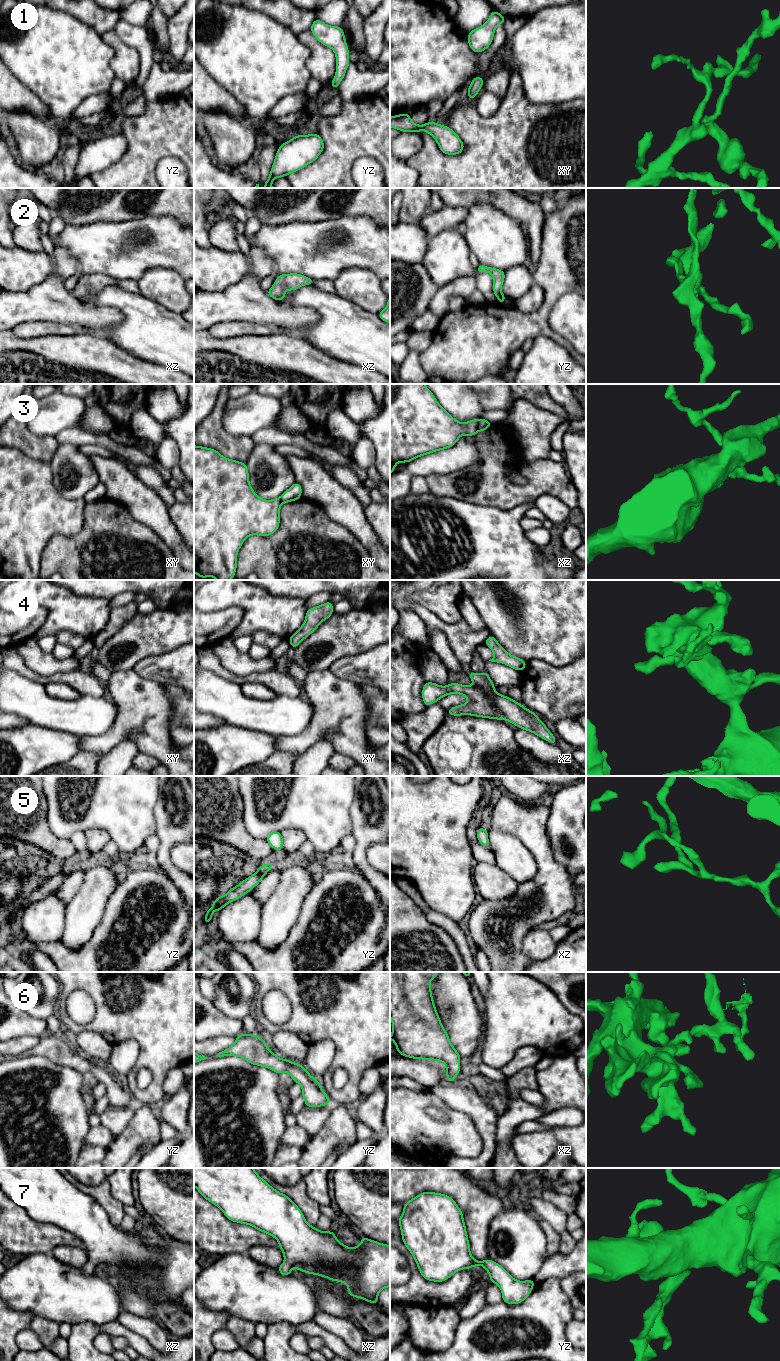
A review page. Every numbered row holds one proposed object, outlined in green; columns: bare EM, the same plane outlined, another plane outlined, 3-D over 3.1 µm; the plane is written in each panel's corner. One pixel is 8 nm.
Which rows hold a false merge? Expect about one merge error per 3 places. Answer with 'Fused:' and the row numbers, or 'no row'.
Fused: 3

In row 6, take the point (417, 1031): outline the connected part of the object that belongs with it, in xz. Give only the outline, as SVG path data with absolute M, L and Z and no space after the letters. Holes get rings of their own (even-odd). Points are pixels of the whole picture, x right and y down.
M390 972L390 1017L392 1034L390 1040L395 1042L396 1050L402 1056L414 1059L434 1060L446 1065L447 1081L455 1082L460 1073L461 1056L449 1040L434 1005L430 982L439 972Z

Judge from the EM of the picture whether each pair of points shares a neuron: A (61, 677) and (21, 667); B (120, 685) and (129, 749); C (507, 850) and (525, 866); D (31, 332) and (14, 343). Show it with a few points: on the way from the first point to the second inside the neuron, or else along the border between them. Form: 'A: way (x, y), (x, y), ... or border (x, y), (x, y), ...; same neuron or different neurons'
A: way (51, 678), (39, 678), (31, 675); same neuron
B: border (139, 750), (130, 739), (123, 739), (108, 752); different neurons
C: way (511, 854), (521, 864); same neuron
D: border (11, 330), (23, 338), (45, 336); different neurons

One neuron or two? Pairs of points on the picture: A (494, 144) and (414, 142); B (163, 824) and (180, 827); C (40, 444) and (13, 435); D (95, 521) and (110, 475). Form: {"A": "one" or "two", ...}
{"A": "two", "B": "one", "C": "one", "D": "two"}

